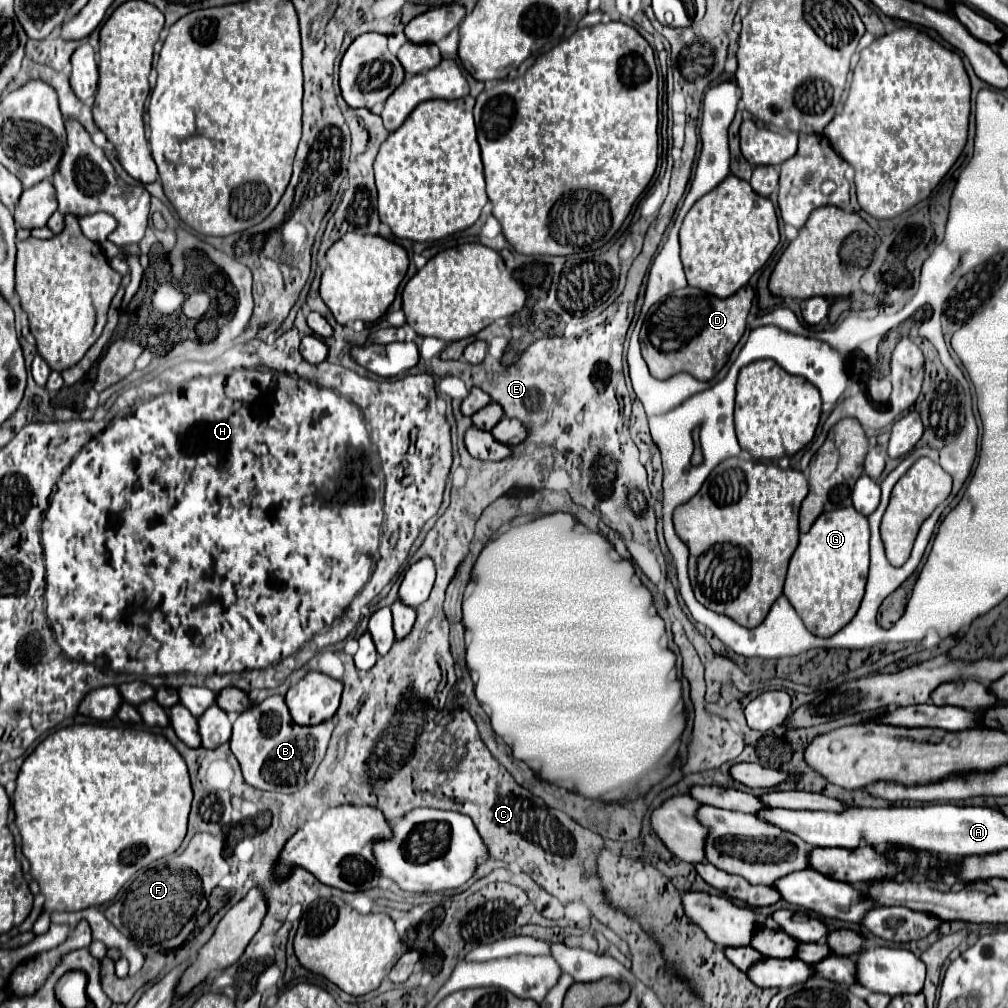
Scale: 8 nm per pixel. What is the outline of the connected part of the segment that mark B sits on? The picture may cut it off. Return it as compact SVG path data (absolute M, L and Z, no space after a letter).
M271 696L237 716L233 722L231 752L241 764L245 782L253 788L297 792L315 776L315 770L325 756L331 732L333 720L317 726L297 726L289 716L283 696Z

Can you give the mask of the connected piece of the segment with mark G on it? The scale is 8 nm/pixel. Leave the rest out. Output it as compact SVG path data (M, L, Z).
M853 506L821 514L807 534L799 536L799 546L789 562L785 596L807 630L815 636L833 636L857 614L869 568L869 524Z

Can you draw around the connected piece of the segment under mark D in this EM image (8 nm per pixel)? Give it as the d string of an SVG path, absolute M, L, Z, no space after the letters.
M687 286L653 304L639 334L641 354L651 376L665 380L673 374L687 372L697 380L711 380L725 366L729 354L743 336L753 296L755 292L751 286L743 286L725 300Z

